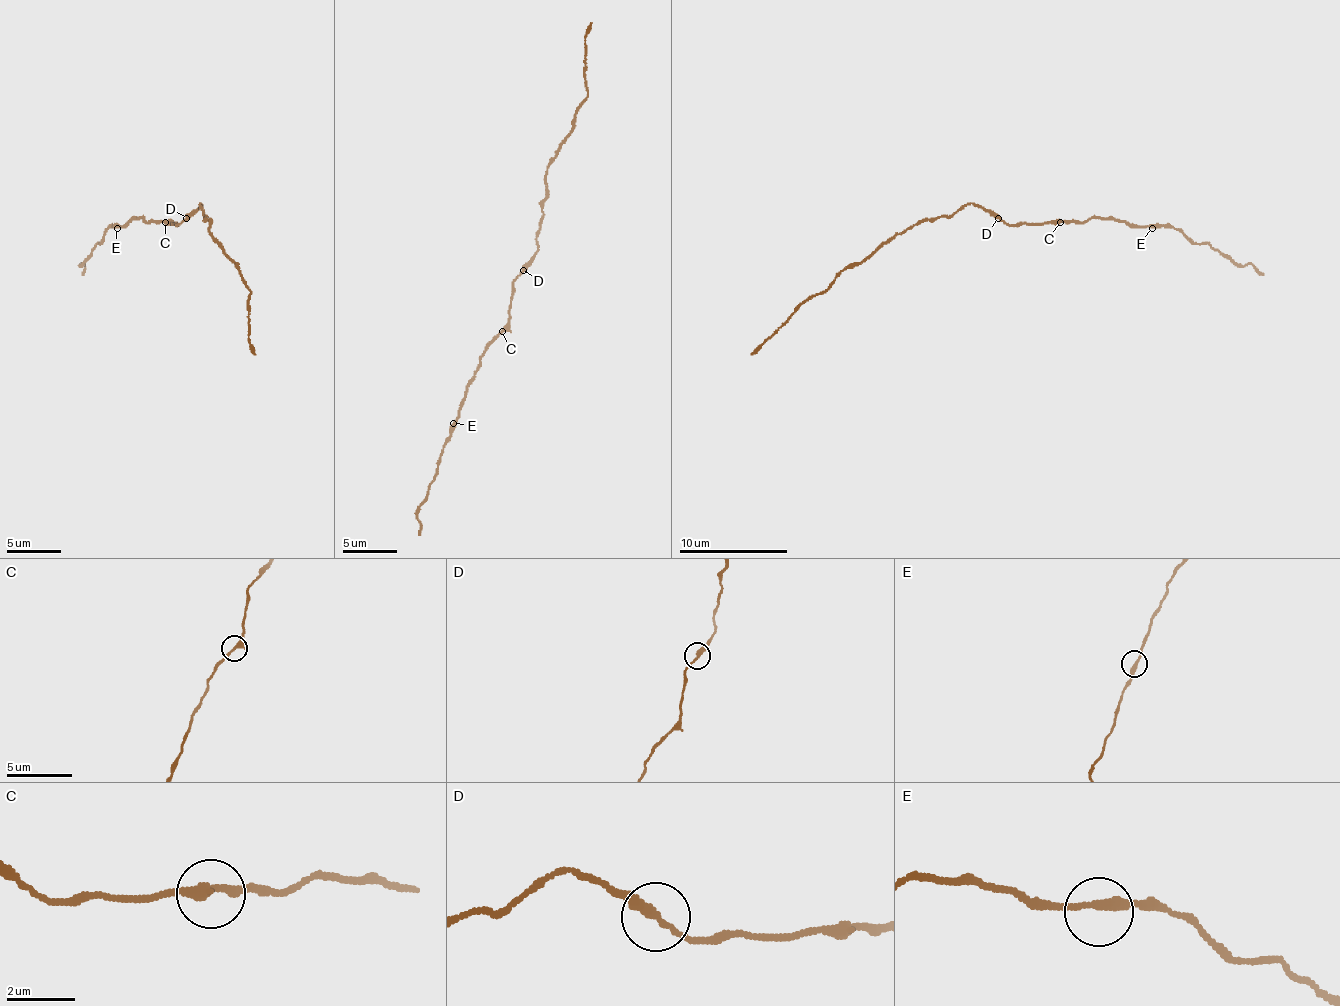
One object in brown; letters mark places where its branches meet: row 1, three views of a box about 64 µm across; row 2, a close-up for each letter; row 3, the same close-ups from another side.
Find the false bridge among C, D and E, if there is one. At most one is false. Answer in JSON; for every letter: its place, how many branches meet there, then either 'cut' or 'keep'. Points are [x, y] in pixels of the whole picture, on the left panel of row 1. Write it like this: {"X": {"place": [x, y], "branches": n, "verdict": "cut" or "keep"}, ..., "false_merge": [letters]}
{"C": {"place": [165, 222], "branches": 2, "verdict": "keep"}, "D": {"place": [186, 218], "branches": 2, "verdict": "keep"}, "E": {"place": [117, 228], "branches": 2, "verdict": "keep"}, "false_merge": []}

